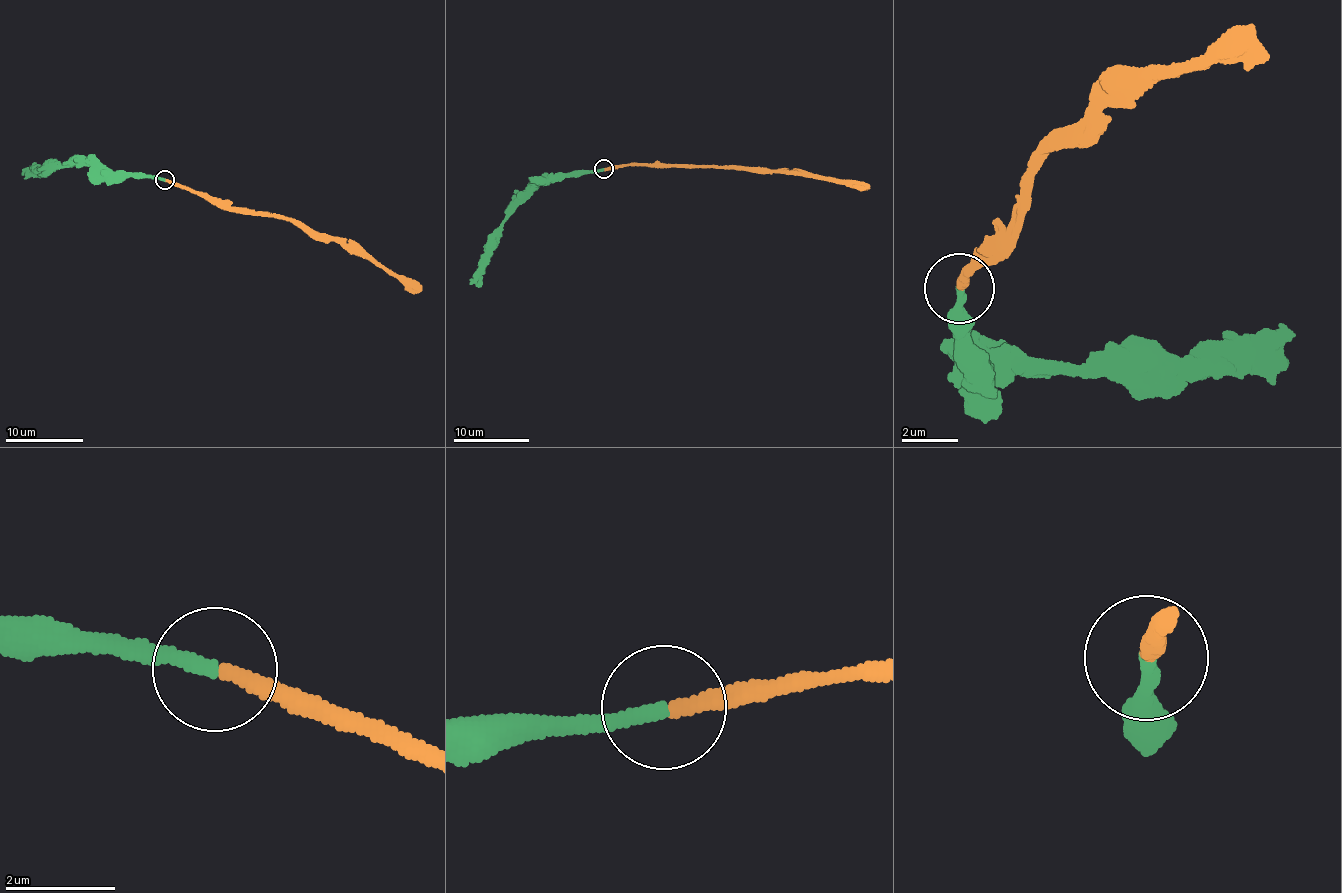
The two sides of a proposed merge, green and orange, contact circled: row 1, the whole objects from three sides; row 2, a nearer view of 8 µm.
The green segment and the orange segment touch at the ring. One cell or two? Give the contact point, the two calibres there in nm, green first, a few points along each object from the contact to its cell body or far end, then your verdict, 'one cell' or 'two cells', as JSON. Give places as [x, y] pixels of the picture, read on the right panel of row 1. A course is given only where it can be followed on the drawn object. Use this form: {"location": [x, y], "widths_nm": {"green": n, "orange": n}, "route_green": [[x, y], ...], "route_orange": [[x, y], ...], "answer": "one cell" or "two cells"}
{"location": [959, 288], "widths_nm": {"green": 280, "orange": 280}, "route_green": [[961, 289], [953, 360], [960, 373], [1014, 357], [1058, 367], [1088, 358], [1227, 370], [1288, 361]], "route_orange": [[961, 289], [973, 247], [1014, 233], [1042, 136], [1090, 119], [1124, 63], [1250, 37]], "answer": "one cell"}

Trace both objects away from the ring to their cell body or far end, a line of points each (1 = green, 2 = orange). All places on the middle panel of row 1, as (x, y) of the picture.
1: (604, 169), (558, 172), (542, 177), (502, 225), (488, 262), (469, 285)
2: (604, 169), (645, 164), (732, 168), (804, 174), (870, 186)

